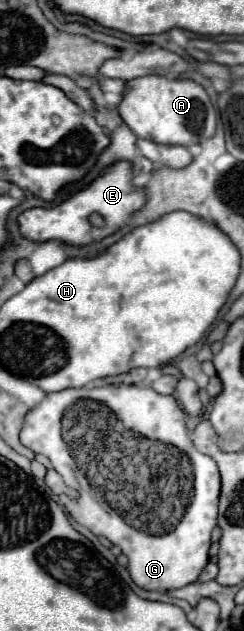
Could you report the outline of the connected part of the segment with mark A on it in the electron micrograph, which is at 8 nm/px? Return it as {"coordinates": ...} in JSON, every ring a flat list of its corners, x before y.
{"coordinates":[[141,76,125,84,123,100,119,104,123,122,139,136,159,144,195,144,215,134,215,108,203,90,193,80,169,80,165,76]]}

